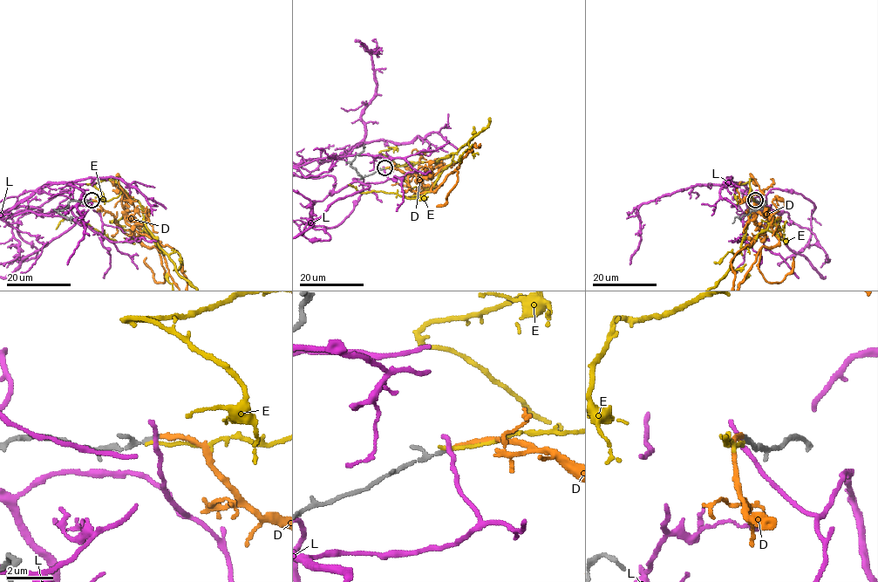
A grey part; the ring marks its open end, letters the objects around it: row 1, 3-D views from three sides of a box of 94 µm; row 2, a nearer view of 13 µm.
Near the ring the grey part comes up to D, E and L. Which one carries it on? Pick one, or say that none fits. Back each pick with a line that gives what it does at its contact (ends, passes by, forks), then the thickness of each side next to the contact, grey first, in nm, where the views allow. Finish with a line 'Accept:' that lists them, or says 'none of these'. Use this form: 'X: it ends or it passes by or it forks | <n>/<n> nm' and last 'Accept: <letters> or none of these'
D: it ends | 180/190 nm
Accept: D

